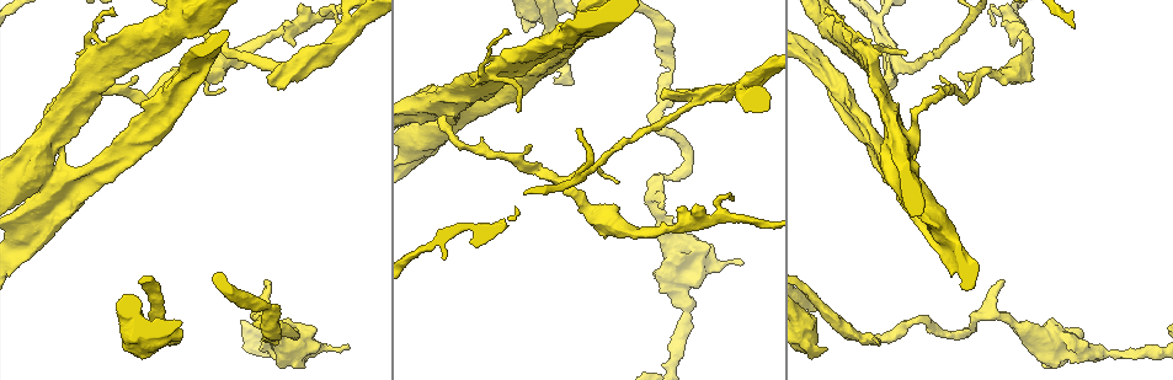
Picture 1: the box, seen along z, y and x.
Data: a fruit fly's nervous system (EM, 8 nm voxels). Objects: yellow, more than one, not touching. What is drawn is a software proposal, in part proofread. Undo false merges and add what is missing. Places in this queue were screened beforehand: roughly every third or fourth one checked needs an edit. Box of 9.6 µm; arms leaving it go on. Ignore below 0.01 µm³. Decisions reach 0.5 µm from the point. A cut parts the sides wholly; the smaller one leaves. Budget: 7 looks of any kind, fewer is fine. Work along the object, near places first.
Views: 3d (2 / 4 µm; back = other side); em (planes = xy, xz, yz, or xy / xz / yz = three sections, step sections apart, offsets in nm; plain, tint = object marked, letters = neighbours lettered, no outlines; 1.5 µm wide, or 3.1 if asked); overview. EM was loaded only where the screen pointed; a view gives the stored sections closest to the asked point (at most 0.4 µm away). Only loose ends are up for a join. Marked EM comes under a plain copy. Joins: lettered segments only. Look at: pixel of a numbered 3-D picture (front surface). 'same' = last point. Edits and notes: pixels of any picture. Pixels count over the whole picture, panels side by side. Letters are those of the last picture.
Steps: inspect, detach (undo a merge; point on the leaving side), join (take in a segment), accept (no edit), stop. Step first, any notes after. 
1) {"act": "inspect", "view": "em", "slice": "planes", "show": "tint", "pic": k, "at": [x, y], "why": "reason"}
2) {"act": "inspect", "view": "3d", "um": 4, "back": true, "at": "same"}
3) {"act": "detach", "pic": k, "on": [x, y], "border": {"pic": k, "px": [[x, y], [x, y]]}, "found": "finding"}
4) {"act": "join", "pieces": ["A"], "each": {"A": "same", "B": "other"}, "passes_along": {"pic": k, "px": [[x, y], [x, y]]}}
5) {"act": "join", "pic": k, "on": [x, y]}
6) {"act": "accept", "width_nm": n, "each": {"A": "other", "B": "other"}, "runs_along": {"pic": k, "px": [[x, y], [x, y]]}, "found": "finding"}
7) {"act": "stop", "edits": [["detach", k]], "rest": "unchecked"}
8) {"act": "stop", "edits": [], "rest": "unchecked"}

{"act": "inspect", "view": "em", "slice": "xy", "step": 4, "show": "tint", "pic": 1, "at": [895, 76], "why": "free end"}

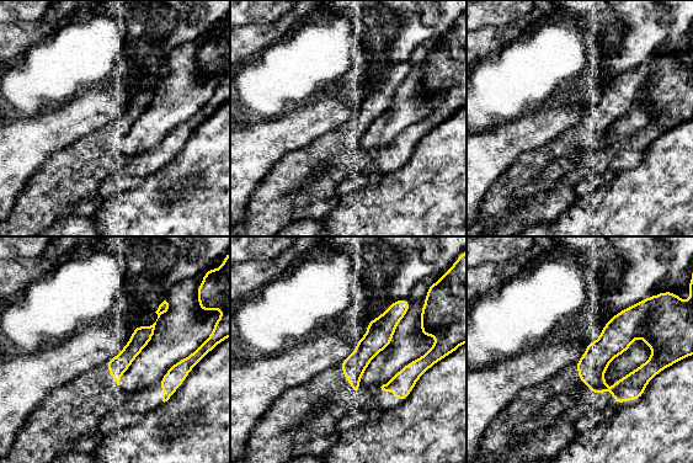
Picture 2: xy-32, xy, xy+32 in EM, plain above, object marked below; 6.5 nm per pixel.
{"act": "inspect", "view": "em", "slice": "planes", "show": "letters", "at": "same", "why": "cut it another way"}

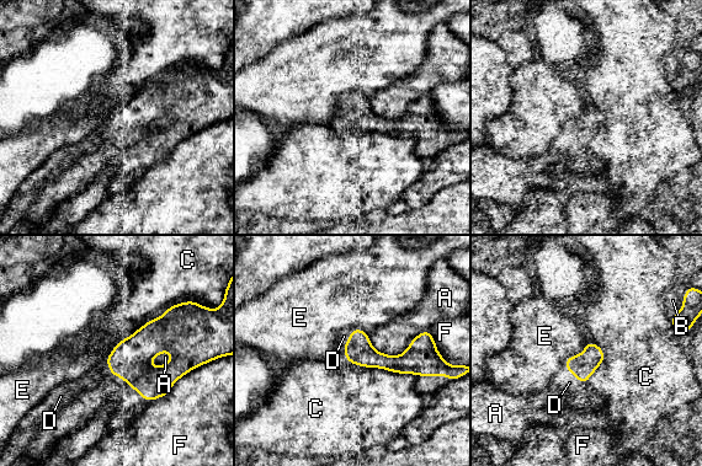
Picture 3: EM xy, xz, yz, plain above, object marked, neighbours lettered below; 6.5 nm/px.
{"act": "join", "pic": 3, "on": [344, 336], "each": {"A": "other", "B": "other", "C": "other", "D": "same", "E": "other", "F": "other"}, "found": "it goes on there"}

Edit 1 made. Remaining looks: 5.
{"act": "inspect", "view": "3d", "um": 4, "pic": 1, "at": [1003, 281], "why": "thin end"}

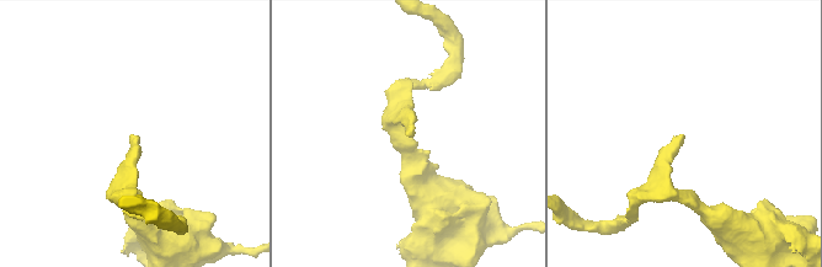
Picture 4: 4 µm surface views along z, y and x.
{"act": "inspect", "view": "em", "slice": "planes", "show": "letters", "pic": 4, "at": [681, 135]}

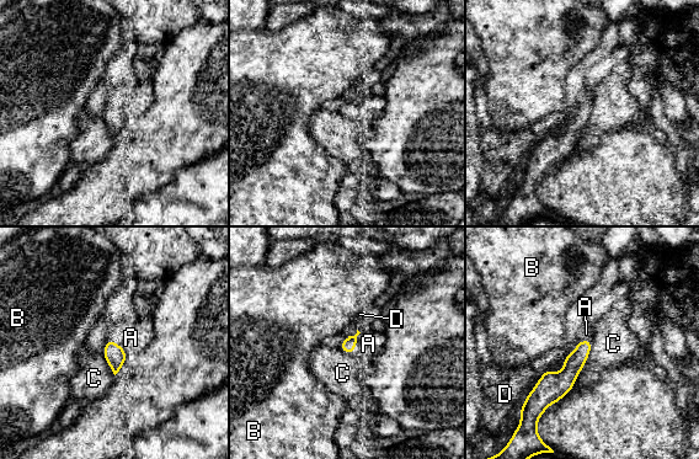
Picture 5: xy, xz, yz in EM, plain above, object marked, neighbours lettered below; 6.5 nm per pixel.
{"act": "join", "pic": 5, "on": [131, 337], "longest_contact_nm": ["C", 340], "each": {"A": "same", "B": "other", "C": "other", "D": "other"}, "found": "it goes on there"}

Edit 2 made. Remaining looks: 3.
{"act": "inspect", "view": "3d", "um": 2, "pic": 1, "at": [914, 322], "why": "sharp bend"}

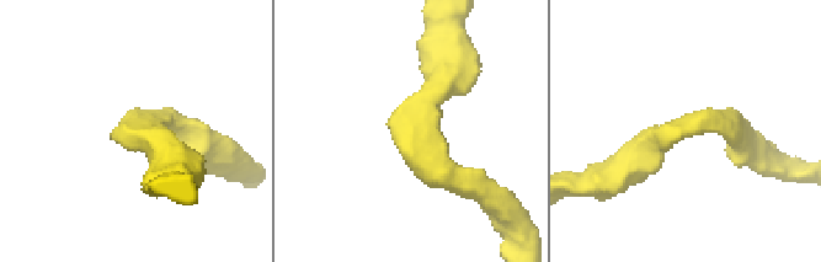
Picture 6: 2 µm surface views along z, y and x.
{"act": "inspect", "view": "em", "slice": "planes", "show": "letters", "pic": 6, "at": [692, 124], "arm_widths_nm": [200, 260], "why": "shape alone is not enough"}

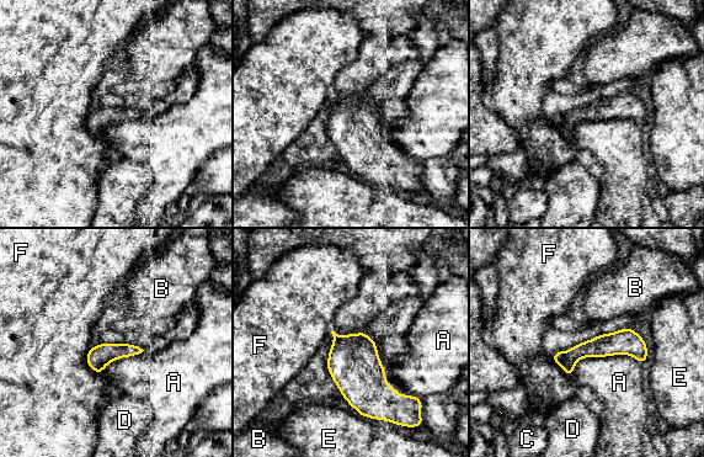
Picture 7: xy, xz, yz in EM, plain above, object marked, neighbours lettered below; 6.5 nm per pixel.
{"act": "accept", "each": {"A": "other", "B": "other", "C": "other", "D": "other", "E": "other", "F": "other"}, "border": {"pic": 7, "px": [[641, 363], [584, 356], [572, 376]]}, "found": "all the same neuron"}

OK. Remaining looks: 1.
{"act": "stop", "edits": [["join", 3], ["join", 5]], "rest": "unchecked"}

